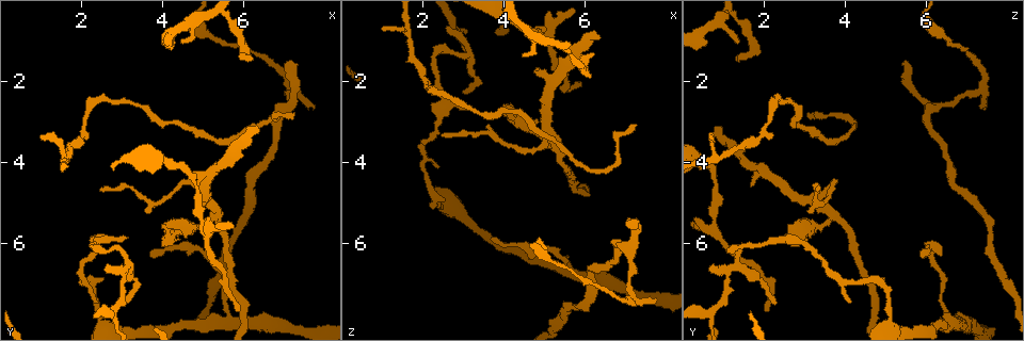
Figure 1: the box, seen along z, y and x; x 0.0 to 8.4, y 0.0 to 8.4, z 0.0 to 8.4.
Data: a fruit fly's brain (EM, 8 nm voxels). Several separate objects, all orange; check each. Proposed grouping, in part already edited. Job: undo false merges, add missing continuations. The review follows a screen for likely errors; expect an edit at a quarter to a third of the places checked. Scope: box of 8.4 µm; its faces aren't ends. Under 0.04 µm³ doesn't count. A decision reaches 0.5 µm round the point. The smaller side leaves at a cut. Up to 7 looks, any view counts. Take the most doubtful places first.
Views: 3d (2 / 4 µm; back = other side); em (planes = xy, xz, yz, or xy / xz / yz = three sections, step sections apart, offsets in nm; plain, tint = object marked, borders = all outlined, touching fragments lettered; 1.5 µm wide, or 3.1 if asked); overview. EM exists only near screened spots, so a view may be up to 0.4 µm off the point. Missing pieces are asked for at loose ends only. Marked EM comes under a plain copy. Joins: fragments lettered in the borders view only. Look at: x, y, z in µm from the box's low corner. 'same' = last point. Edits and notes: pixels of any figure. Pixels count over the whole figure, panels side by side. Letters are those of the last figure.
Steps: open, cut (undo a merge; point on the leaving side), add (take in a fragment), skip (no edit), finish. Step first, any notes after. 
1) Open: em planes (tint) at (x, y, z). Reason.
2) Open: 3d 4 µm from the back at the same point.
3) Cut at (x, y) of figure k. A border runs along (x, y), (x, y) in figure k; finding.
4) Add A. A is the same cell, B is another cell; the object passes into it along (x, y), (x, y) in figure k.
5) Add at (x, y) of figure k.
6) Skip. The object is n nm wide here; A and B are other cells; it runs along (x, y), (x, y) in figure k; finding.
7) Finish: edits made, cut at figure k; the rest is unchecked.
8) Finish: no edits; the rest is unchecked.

Open: 3d 4 µm from the back at (3.15, 5.85, 2.75). Tapers out.

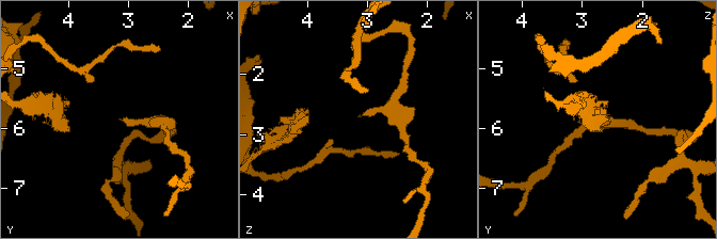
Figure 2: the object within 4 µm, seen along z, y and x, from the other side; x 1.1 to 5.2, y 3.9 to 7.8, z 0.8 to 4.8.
Open: em planes (tint) at (3.15, 5.85, 2.70). Shape alone is not enough.

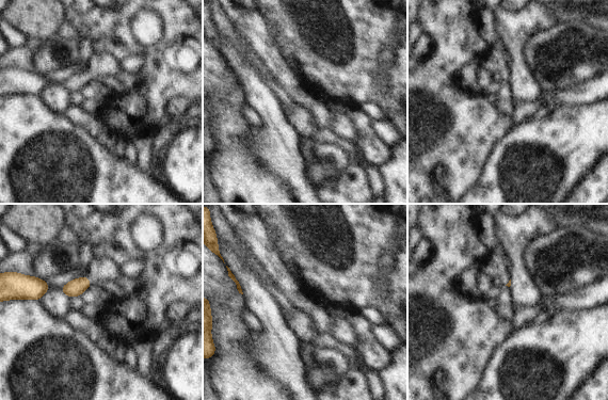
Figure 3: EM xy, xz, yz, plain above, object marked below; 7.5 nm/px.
Open: em planes (borders) at the same point.

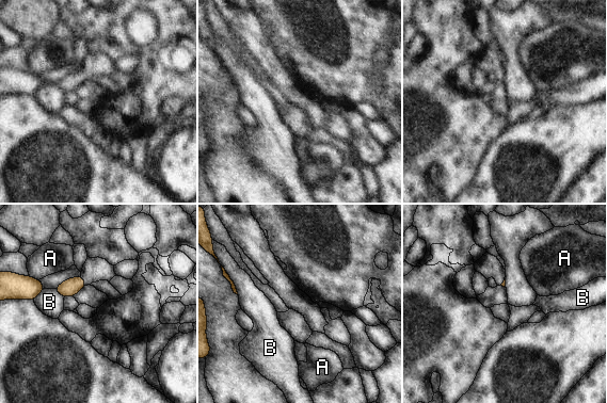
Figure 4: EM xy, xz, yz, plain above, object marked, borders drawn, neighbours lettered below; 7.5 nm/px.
Skip. A and B are other cells; a border runs along (29, 276), (38, 279) in figure 4; no lettered fragment goes on from it.

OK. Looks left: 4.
Open: em planes (borders) at (6.30, 3.10, 1.00).

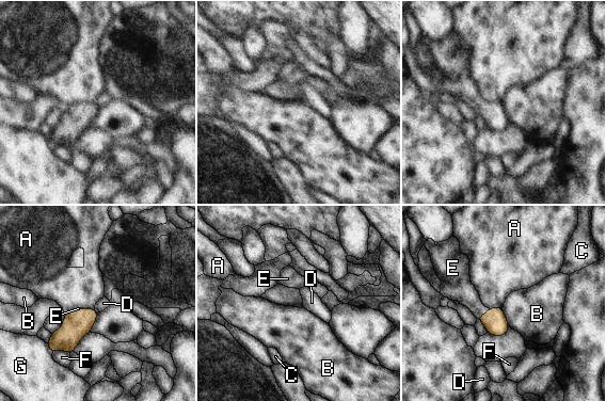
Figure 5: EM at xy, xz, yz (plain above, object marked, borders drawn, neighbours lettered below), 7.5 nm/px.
Add E. E is the same cell, A, B, C, D, F and G are other cells; the object passes into it along (494, 320), (484, 314), (462, 290) in figure 5; the neuron continues.

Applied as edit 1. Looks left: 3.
Open: em yz step 4 (borders) at (3.60, 6.30, 5.85). Tapers out.

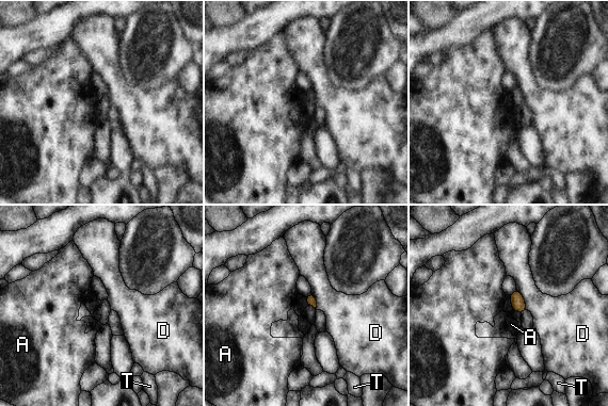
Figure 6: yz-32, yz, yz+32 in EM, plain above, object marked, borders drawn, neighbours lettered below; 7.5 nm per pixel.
Skip. A, D and T are other cells; a border runs along (516, 289), (523, 297), (526, 309) in figure 6; no lettered fragment goes on from it.

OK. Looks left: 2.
Finish: edits made, add at figure 5; the rest is unchecked.

